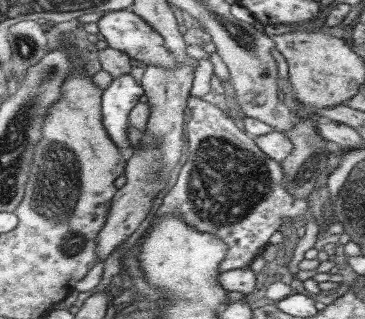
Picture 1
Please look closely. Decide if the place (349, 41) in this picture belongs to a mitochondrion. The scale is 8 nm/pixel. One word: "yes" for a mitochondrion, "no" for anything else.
no

